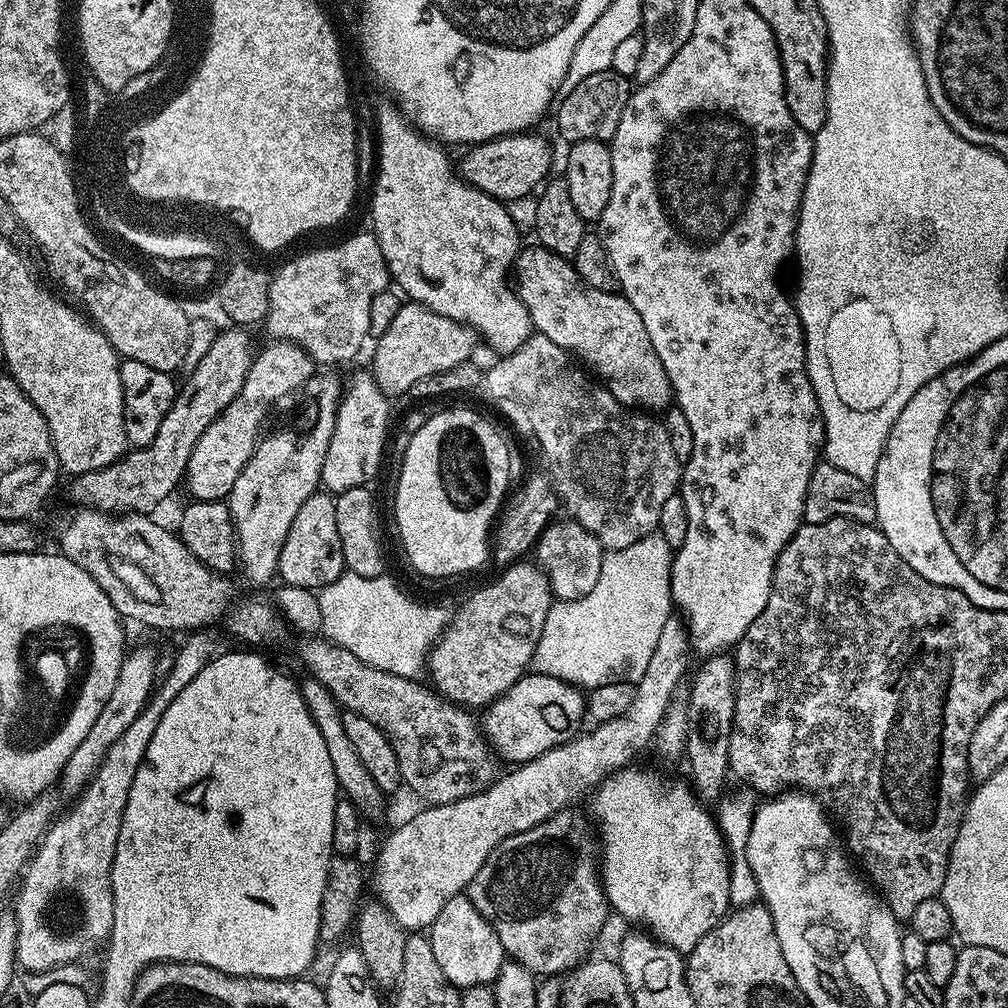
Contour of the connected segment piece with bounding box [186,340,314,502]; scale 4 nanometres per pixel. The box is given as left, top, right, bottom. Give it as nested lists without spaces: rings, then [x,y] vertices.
[[[287,340],[268,343],[272,344],[253,355],[246,382],[242,382],[242,390],[238,390],[238,398],[234,398],[234,402],[230,402],[230,406],[226,406],[226,410],[206,426],[202,438],[198,438],[194,446],[194,454],[190,454],[186,488],[188,484],[193,501],[227,501],[234,482],[238,482],[238,474],[242,474],[246,462],[252,457],[261,435],[260,423],[267,418],[272,404],[290,395],[295,388],[302,387],[312,376],[314,361],[305,348]]]

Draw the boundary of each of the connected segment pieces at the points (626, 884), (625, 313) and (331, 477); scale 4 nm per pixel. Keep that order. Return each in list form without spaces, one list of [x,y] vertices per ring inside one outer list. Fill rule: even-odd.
[[[629,766],[620,769],[619,772],[613,772],[601,780],[595,789],[596,797],[592,800],[592,812],[600,819],[600,832],[602,837],[602,855],[598,860],[600,870],[600,879],[604,886],[604,897],[608,900],[608,907],[613,913],[616,912],[624,920],[629,920],[632,924],[645,924],[647,931],[655,936],[664,944],[681,954],[687,954],[694,950],[694,946],[698,946],[698,942],[702,942],[702,938],[706,938],[706,934],[710,934],[710,930],[714,930],[720,925],[720,921],[728,915],[732,899],[730,898],[730,878],[732,877],[732,865],[730,863],[730,853],[728,845],[724,841],[724,835],[720,832],[720,826],[715,815],[712,816],[707,812],[705,801],[696,795],[695,791],[687,783],[684,784],[668,784],[664,785],[664,780],[656,772],[651,772],[648,768],[636,768],[637,766]]]
[[[539,246],[521,247],[514,265],[514,288],[530,314],[533,329],[539,335],[550,338],[554,346],[562,346],[581,365],[591,369],[620,404],[648,414],[660,414],[673,407],[672,383],[666,374],[666,366],[662,366],[662,358],[658,358],[654,351],[654,342],[650,342],[650,334],[646,334],[646,326],[638,310],[634,310],[634,306],[630,306],[620,292],[594,290],[580,279],[571,259]]]
[[[364,370],[364,372],[356,372],[353,374],[349,380],[346,380],[346,383],[342,388],[342,395],[340,398],[340,404],[336,407],[336,421],[334,422],[334,430],[330,434],[330,446],[326,446],[326,458],[322,462],[322,474],[320,475],[321,485],[329,493],[339,494],[345,492],[346,490],[354,490],[355,488],[363,488],[365,486],[371,485],[373,482],[372,479],[380,472],[380,463],[384,460],[384,448],[386,452],[386,445],[390,440],[390,430],[388,432],[388,404],[390,404],[389,397],[386,397],[382,394],[382,390],[378,386],[378,382],[374,379],[371,374],[371,371]]]

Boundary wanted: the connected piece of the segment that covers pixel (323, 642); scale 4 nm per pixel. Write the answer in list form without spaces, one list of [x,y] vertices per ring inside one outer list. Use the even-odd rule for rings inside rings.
[[[304,638],[300,644],[300,660],[308,667],[307,675],[313,680],[322,682],[322,686],[326,686],[326,690],[330,690],[330,694],[335,698],[341,709],[353,712],[354,714],[362,714],[362,718],[370,718],[370,722],[374,722],[374,726],[378,726],[378,730],[382,730],[382,734],[386,734],[386,738],[390,738],[390,746],[394,746],[394,754],[398,754],[398,770],[400,771],[400,779],[405,789],[409,788],[416,796],[424,799],[425,805],[433,804],[449,804],[450,802],[458,802],[462,798],[472,796],[476,792],[483,792],[498,779],[498,771],[496,772],[497,757],[494,755],[489,743],[484,739],[481,725],[478,723],[471,711],[465,710],[461,705],[454,704],[450,700],[444,699],[438,692],[431,687],[419,684],[421,681],[416,678],[407,676],[399,676],[398,674],[390,674],[386,670],[378,670],[374,666],[370,666],[366,662],[362,662],[362,658],[358,658],[358,654],[350,654],[350,650],[346,650],[342,646],[333,644],[327,638]]]

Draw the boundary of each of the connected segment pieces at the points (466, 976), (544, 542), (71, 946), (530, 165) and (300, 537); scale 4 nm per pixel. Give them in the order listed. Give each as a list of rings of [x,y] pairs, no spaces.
[[[467,894],[450,898],[450,902],[442,906],[438,918],[434,918],[427,938],[442,974],[446,974],[448,981],[457,990],[483,984],[495,985],[498,974],[506,962],[506,953],[502,942],[498,942],[498,934],[494,934],[494,926],[490,926],[490,922],[486,922],[482,914],[478,914],[474,902],[470,902]]]
[[[571,518],[563,519],[548,524],[536,541],[534,555],[536,554],[535,559],[548,575],[553,597],[556,600],[577,600],[594,590],[598,574],[602,574],[606,550],[600,545],[598,538],[594,538],[590,530],[586,530],[586,526]]]
[[[196,630],[183,637],[184,645],[176,652],[172,660],[172,669],[168,677],[159,681],[158,687],[148,698],[148,705],[130,722],[127,728],[106,750],[98,770],[88,781],[83,792],[71,801],[68,813],[57,815],[51,827],[44,833],[33,857],[26,865],[26,871],[15,893],[16,908],[16,962],[28,972],[48,972],[51,968],[60,968],[63,964],[72,964],[83,956],[88,956],[96,947],[103,945],[112,935],[114,922],[114,894],[112,893],[112,867],[114,854],[118,846],[118,830],[122,830],[122,814],[126,810],[126,798],[130,798],[130,790],[134,786],[134,774],[138,774],[138,766],[146,758],[146,746],[150,746],[150,738],[154,738],[154,730],[158,730],[158,722],[162,722],[162,714],[198,678],[198,674],[207,666],[208,661],[217,655],[216,640],[211,631]]]
[[[531,131],[515,132],[512,136],[499,136],[481,144],[471,145],[465,151],[468,153],[458,160],[460,179],[501,202],[532,196],[549,179],[548,171],[552,168],[551,146],[542,137],[532,135],[536,134]]]
[[[317,490],[313,496],[306,498],[306,502],[302,502],[294,522],[290,522],[290,534],[286,534],[276,567],[279,579],[285,585],[319,590],[344,575],[346,569],[342,542],[338,538],[338,522],[334,518],[335,505],[335,499],[324,490]]]

